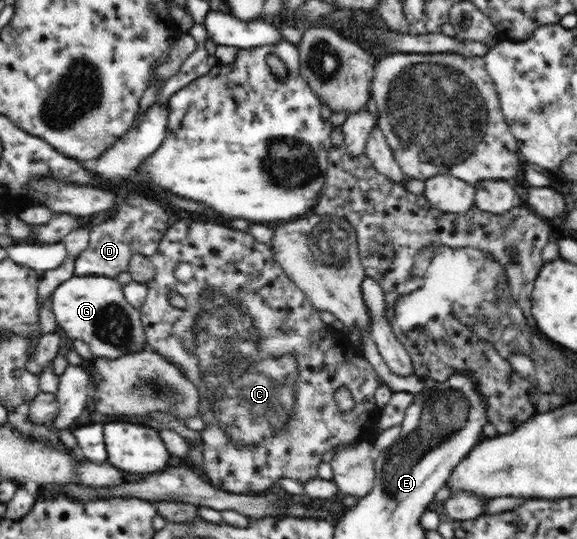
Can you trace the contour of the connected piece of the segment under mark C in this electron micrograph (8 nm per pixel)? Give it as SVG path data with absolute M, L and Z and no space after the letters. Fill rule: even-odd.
M195 216L193 218L185 218L177 220L167 229L163 240L159 242L158 252L151 255L151 262L156 265L157 274L147 284L147 296L144 304L140 308L141 323L146 334L146 341L163 357L175 363L183 375L189 381L197 385L199 389L199 410L197 414L205 422L205 428L199 432L202 435L204 472L202 476L213 486L223 489L227 492L235 494L264 494L268 492L271 486L276 485L279 478L292 478L300 484L317 477L317 467L321 464L323 454L327 451L334 450L339 444L349 444L369 440L373 437L378 418L380 417L380 409L376 405L374 396L377 387L382 381L377 376L377 372L363 356L361 350L352 345L351 338L348 333L339 329L339 326L333 328L327 322L321 320L320 312L317 311L305 296L305 293L297 288L297 285L285 274L285 271L275 262L273 249L267 244L257 242L250 233L241 232L225 223L218 223L207 219L200 219ZM179 262L189 262L197 271L197 275L190 283L183 285L173 274L175 267ZM171 291L181 293L187 299L186 308L179 309L173 305L169 305L168 294ZM339 386L344 386L353 397L355 406L350 411L341 411L335 403L335 390Z

